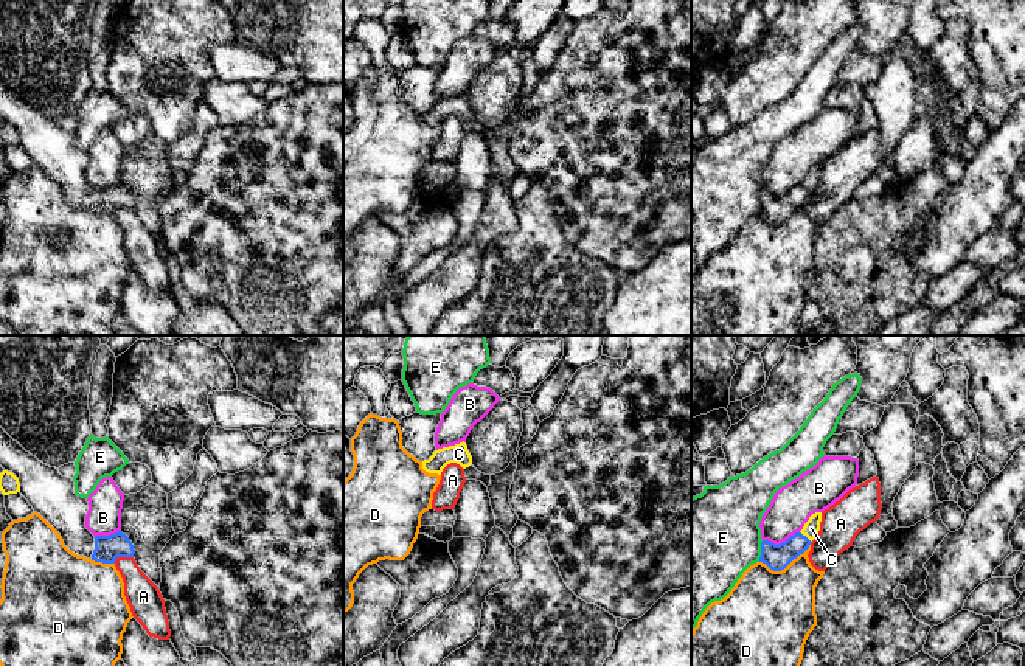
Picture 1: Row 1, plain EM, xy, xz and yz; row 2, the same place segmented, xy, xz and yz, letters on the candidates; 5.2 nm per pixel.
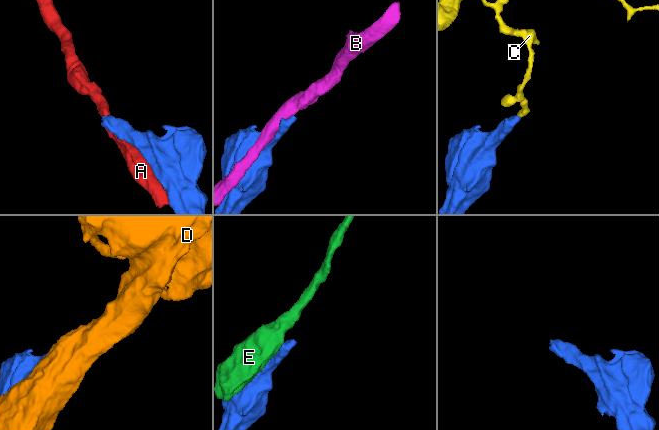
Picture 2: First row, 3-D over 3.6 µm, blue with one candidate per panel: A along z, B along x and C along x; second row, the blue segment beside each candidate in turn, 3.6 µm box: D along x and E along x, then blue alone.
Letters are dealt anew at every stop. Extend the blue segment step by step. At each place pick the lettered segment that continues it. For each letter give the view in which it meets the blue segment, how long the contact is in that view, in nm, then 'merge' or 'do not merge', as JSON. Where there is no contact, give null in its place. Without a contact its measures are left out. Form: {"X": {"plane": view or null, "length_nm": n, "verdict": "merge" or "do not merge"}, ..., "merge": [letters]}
{"A": {"plane": "xy", "length_nm": 110, "verdict": "do not merge"}, "B": {"plane": "yz", "length_nm": 200, "verdict": "do not merge"}, "C": {"plane": "yz", "length_nm": 80, "verdict": "do not merge"}, "D": {"plane": "yz", "length_nm": 280, "verdict": "do not merge"}, "E": {"plane": "yz", "length_nm": 110, "verdict": "do not merge"}, "merge": []}

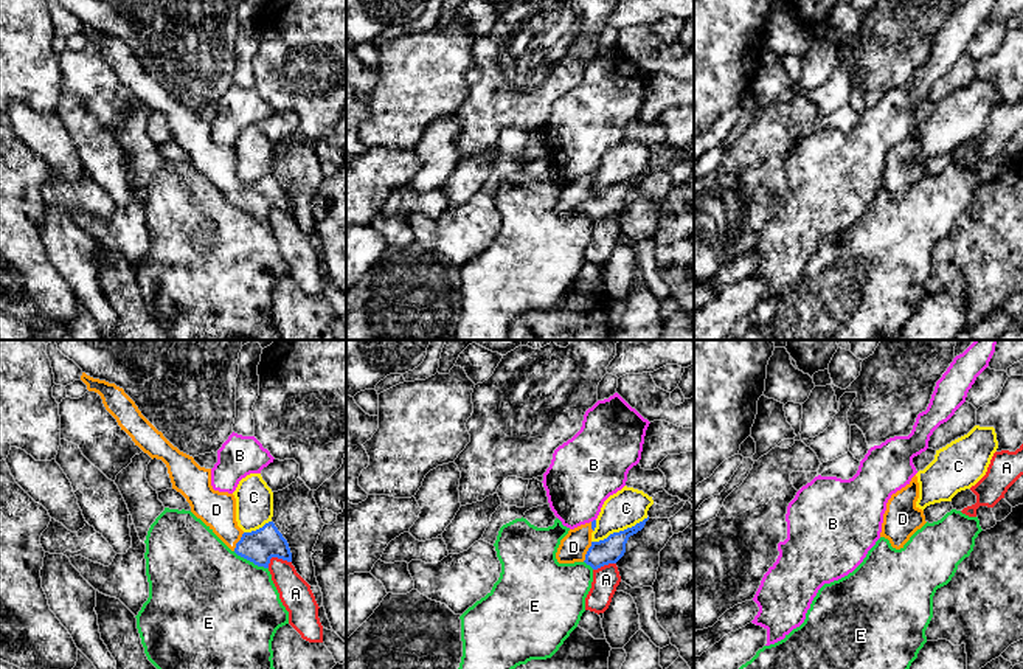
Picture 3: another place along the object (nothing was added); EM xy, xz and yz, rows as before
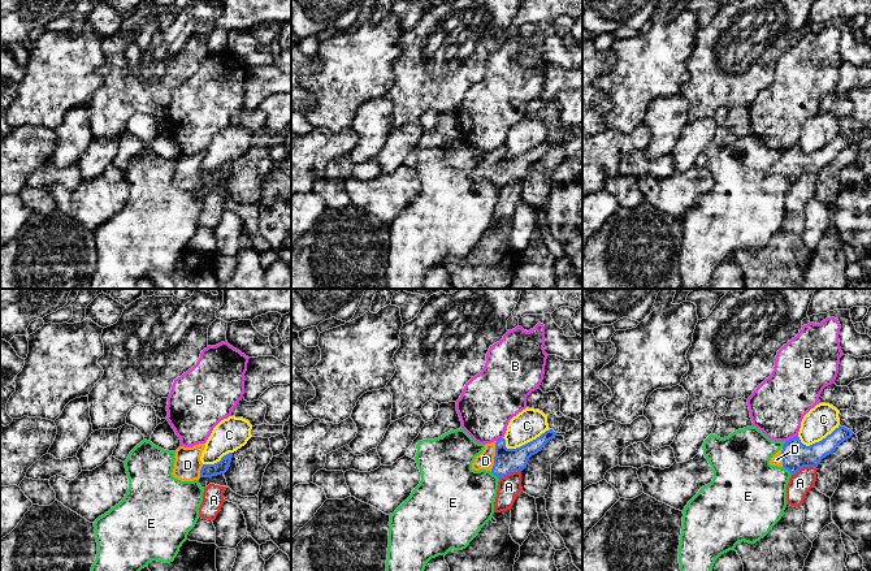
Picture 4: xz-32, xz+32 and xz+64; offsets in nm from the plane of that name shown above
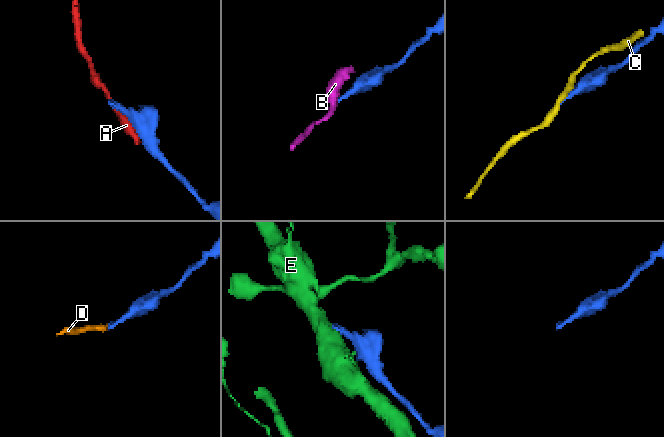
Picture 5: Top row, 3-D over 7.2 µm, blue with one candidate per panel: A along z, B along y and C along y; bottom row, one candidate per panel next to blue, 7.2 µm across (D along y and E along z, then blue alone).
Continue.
{"A": {"plane": "xy", "length_nm": 130, "verdict": "do not merge"}, "B": {"plane": "xz", "length_nm": 30, "verdict": "do not merge"}, "C": {"plane": "xz", "length_nm": 320, "verdict": "do not merge"}, "D": {"plane": "xz", "length_nm": 120, "verdict": "merge"}, "E": {"plane": "xy", "length_nm": 200, "verdict": "do not merge"}, "merge": ["D"]}

